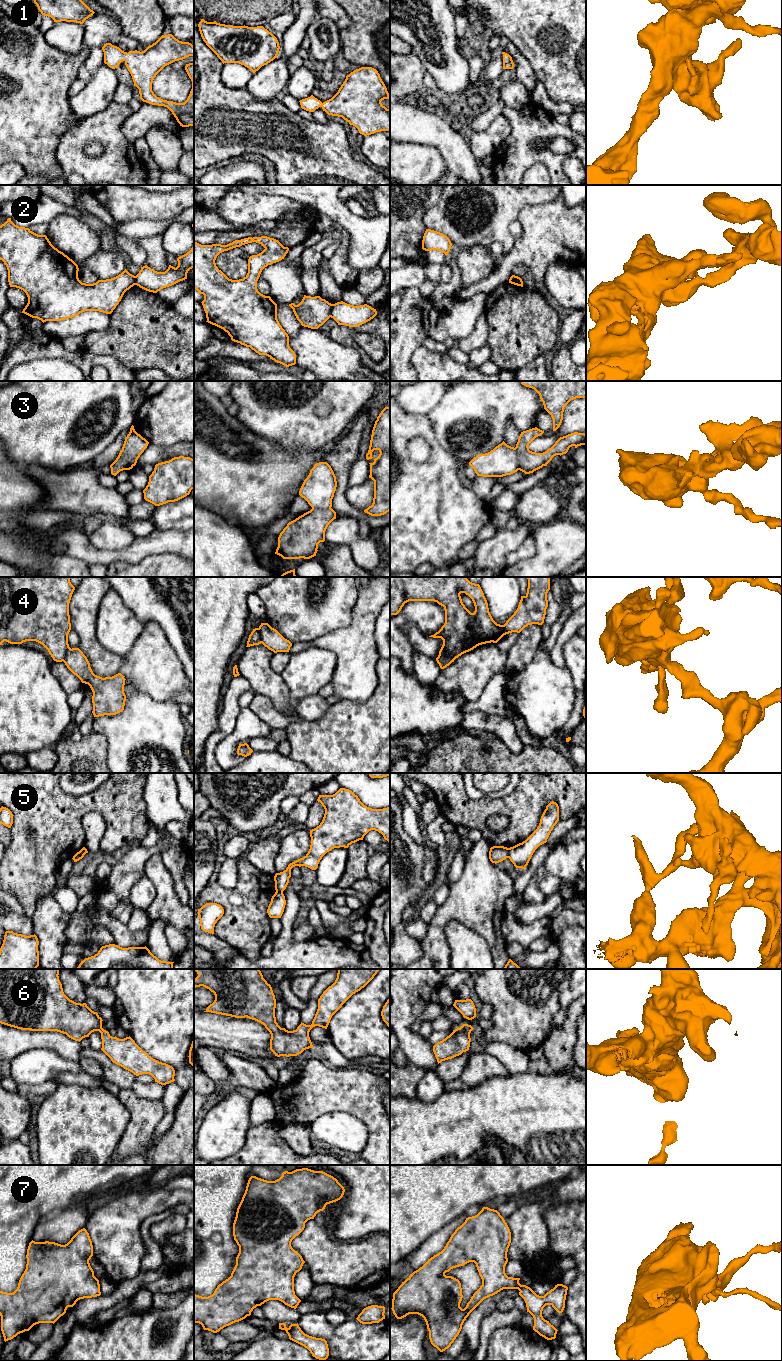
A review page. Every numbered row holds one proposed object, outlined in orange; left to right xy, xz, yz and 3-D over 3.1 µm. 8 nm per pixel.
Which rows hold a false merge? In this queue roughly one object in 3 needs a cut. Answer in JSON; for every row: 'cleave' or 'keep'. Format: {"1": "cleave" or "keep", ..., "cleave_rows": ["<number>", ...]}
{"1": "keep", "2": "cleave", "3": "cleave", "4": "cleave", "5": "cleave", "6": "keep", "7": "keep", "cleave_rows": ["2", "3", "4", "5"]}

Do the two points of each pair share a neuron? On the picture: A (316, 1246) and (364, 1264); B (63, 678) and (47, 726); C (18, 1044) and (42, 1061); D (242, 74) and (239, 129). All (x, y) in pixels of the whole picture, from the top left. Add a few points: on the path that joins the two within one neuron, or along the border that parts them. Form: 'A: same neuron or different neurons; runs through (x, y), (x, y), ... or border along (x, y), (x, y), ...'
A: same neuron; runs through (328, 1258), (333, 1263), (352, 1264)
B: different neurons; border along (50, 664), (50, 672), (68, 694)
C: different neurons; border along (52, 1051), (31, 1049), (20, 1053), (11, 1061)
D: different neurons; border along (221, 75), (221, 81), (229, 88), (244, 88)

